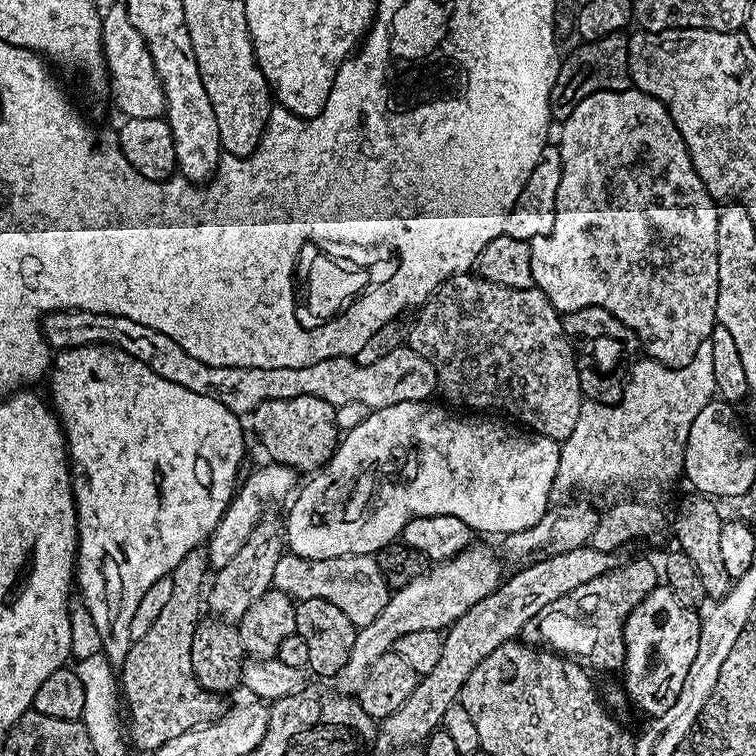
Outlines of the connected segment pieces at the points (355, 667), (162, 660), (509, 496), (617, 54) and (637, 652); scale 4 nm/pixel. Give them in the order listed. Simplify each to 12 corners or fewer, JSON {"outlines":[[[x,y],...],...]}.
{"outlines":[[[473,544],[395,589],[334,678],[357,693],[411,630],[446,630],[500,583]],[[207,547],[119,669],[126,732],[151,754],[219,720],[190,666]],[[428,400],[372,410],[295,493],[286,548],[370,556],[415,516],[498,536],[561,443]],[[628,36],[577,43],[550,94],[563,122],[584,98],[633,87]],[[657,587],[624,623],[622,688],[661,716],[698,654],[701,617]]]}

